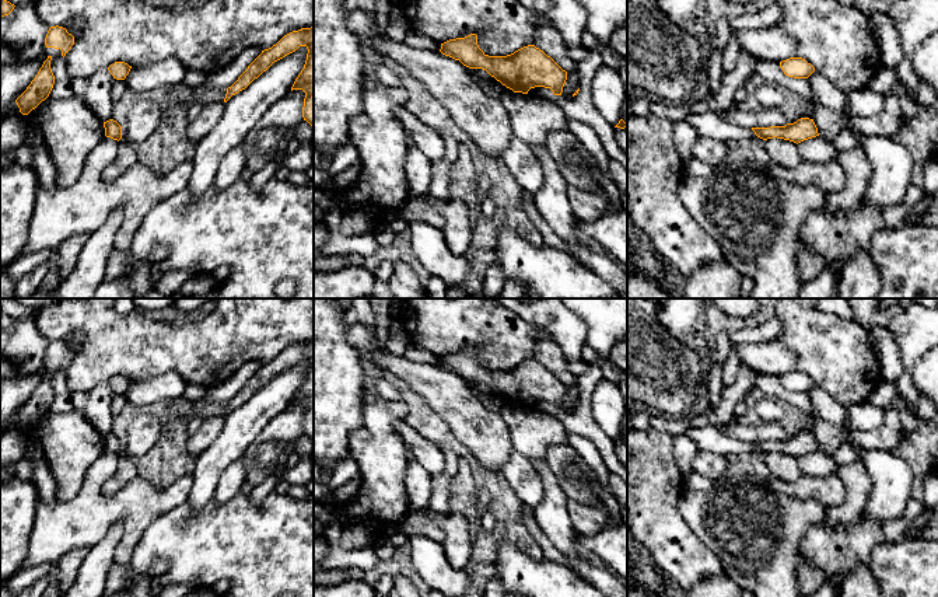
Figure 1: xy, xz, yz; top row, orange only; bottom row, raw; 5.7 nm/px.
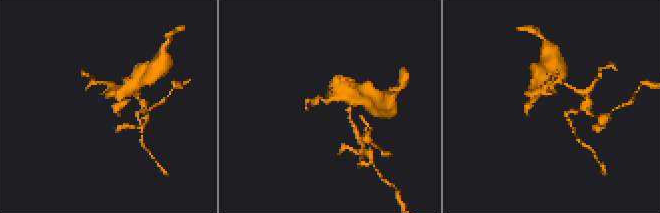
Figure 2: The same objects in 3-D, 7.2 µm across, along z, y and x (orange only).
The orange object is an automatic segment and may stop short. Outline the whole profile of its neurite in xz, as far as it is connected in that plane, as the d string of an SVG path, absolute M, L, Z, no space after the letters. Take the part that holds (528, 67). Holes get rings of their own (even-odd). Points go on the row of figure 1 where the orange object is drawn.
M470 34L441 43L440 52L469 69L486 70L514 92L528 94L531 88L545 87L554 95L561 95L567 80L567 71L535 45L507 56L489 56L479 48L477 35Z

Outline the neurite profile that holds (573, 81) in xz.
M578 67L567 71L567 80L563 87L561 95L564 97L573 97L573 94L580 88L581 85L581 74Z

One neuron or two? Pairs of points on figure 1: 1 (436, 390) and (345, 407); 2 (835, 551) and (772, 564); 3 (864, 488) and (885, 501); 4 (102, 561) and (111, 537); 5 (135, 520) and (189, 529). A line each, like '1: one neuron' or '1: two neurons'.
1: two neurons
2: two neurons
3: two neurons
4: one neuron
5: two neurons

